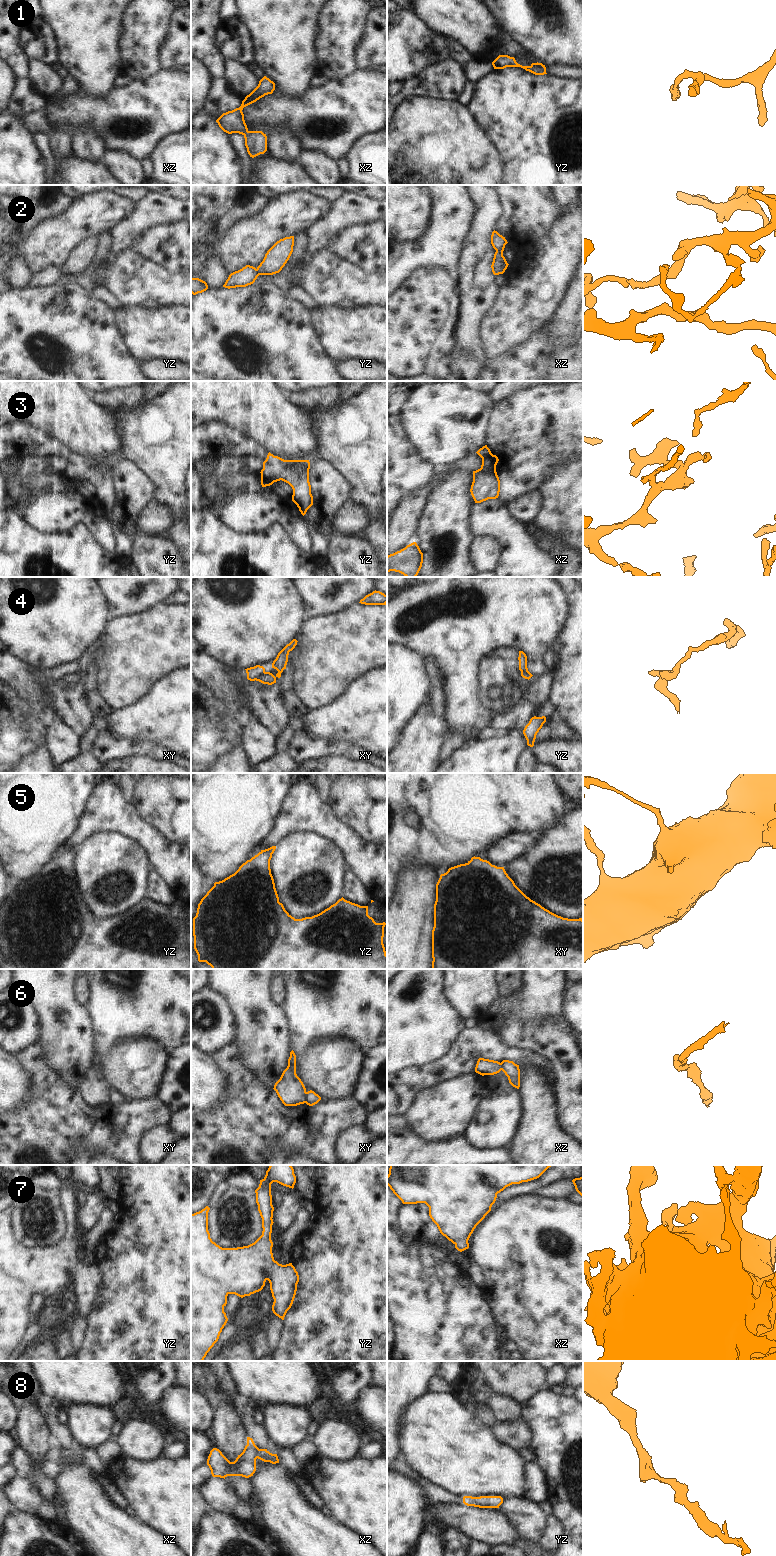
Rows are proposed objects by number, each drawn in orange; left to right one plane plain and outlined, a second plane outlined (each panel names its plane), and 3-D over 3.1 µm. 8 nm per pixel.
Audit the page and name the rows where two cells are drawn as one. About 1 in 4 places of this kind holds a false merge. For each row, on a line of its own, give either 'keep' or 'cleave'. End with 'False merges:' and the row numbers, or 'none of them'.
1: keep
2: keep
3: cleave
4: keep
5: keep
6: cleave
7: keep
8: keep
False merges: 3, 6

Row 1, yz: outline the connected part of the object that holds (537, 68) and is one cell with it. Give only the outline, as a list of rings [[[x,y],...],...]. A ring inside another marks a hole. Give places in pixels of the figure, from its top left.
[[[499,55],[493,62],[494,69],[504,69],[506,67],[521,67],[526,71],[529,71],[535,75],[544,75],[546,73],[546,67],[542,63],[532,63],[530,66],[522,66],[518,64],[514,57],[508,55]]]

